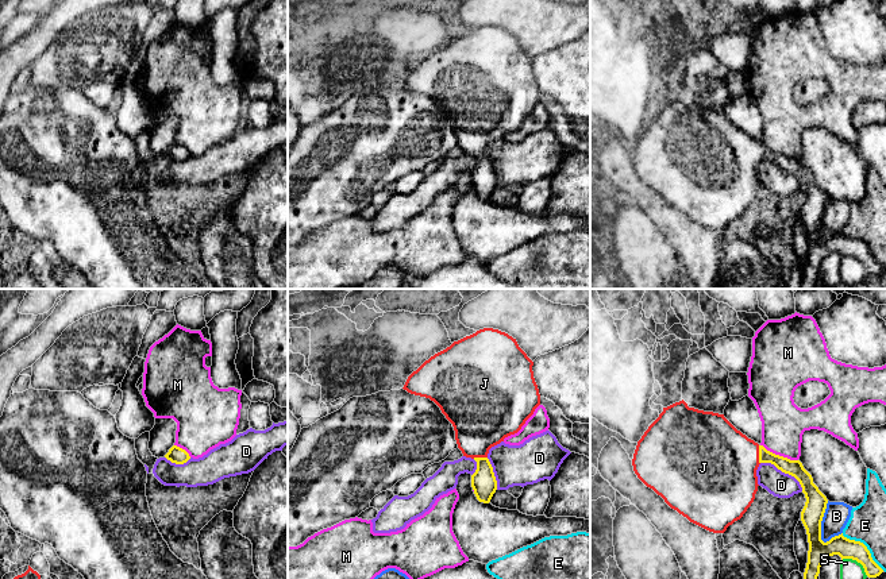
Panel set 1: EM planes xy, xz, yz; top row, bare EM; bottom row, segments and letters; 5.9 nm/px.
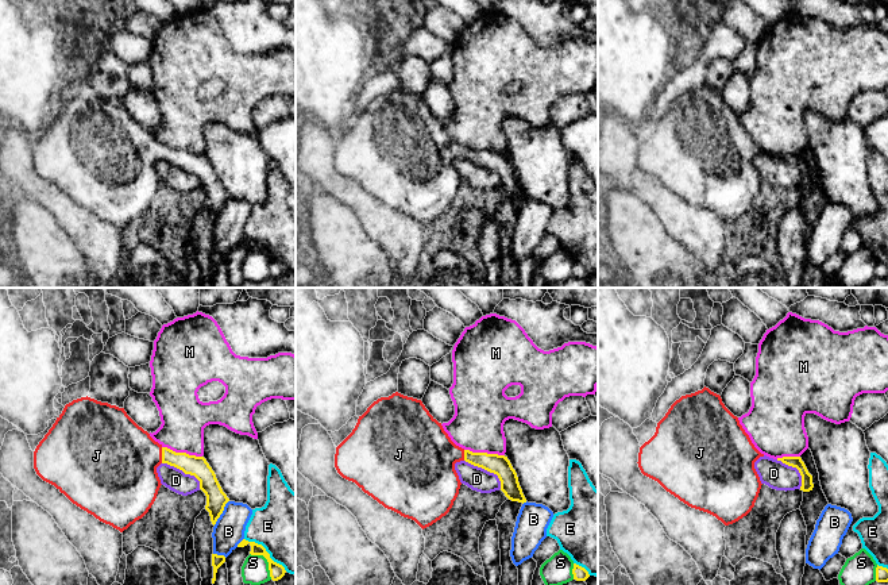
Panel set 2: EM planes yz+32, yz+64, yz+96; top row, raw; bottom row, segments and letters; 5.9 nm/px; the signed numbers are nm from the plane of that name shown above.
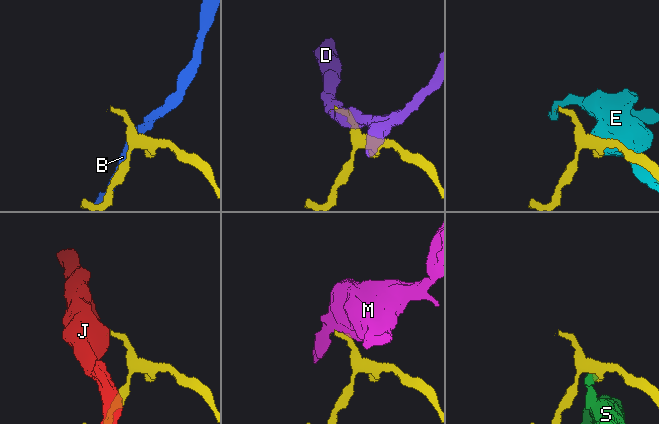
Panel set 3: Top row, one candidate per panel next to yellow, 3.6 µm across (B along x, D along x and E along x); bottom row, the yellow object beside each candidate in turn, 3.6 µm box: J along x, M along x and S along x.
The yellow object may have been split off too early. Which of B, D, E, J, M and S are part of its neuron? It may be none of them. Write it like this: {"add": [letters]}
{"add": ["J"]}

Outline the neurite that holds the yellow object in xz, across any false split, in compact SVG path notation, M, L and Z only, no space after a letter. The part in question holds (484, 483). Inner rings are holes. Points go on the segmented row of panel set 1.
M484 328L431 356L408 377L402 387L434 401L452 424L458 448L463 456L477 462L471 487L479 502L489 503L497 490L489 449L517 433L540 405L532 366L516 339L498 329Z

